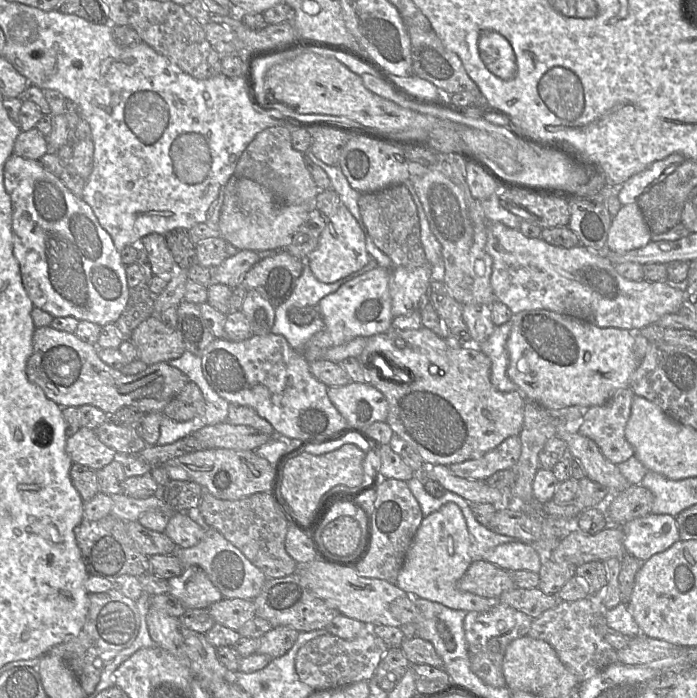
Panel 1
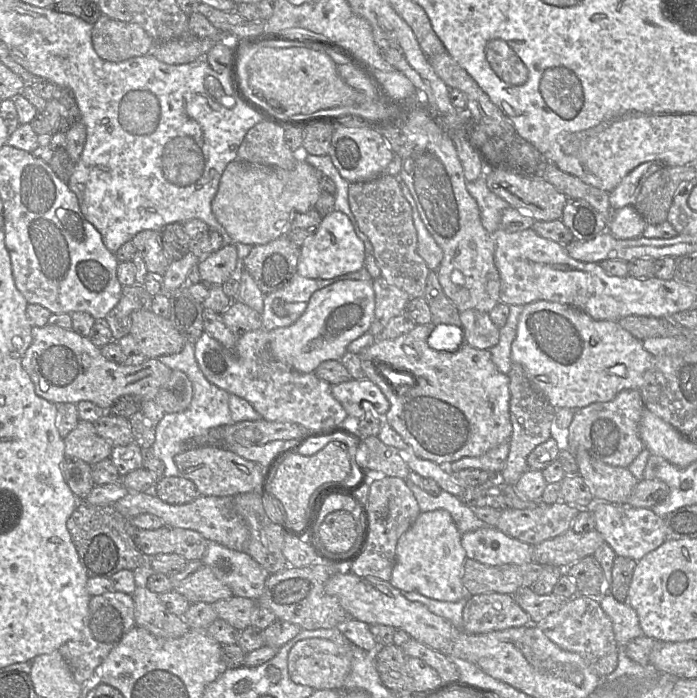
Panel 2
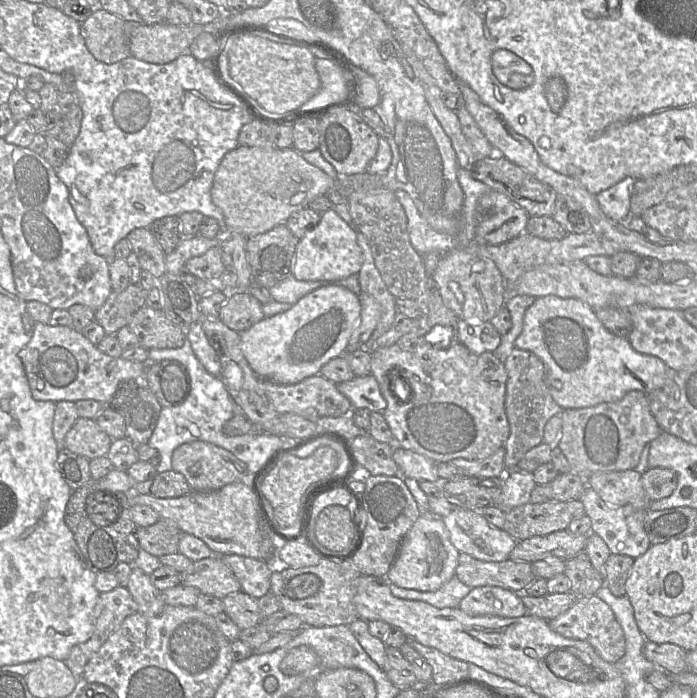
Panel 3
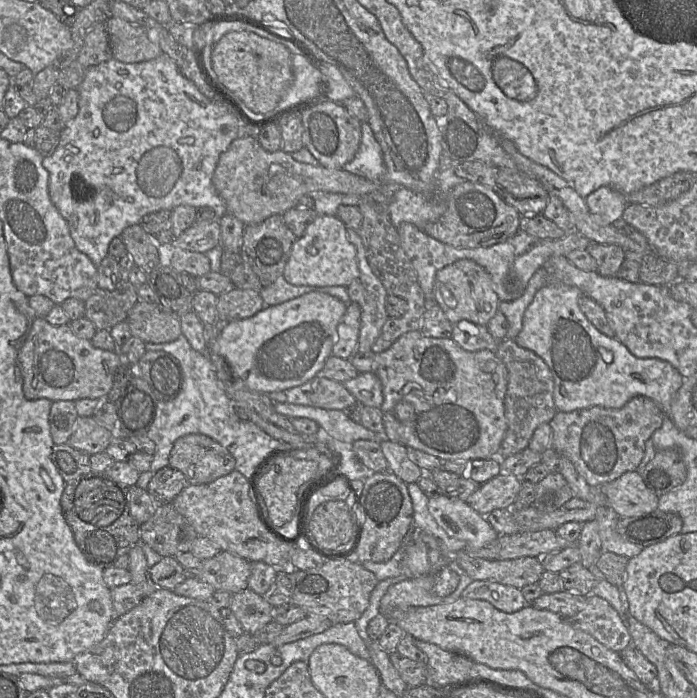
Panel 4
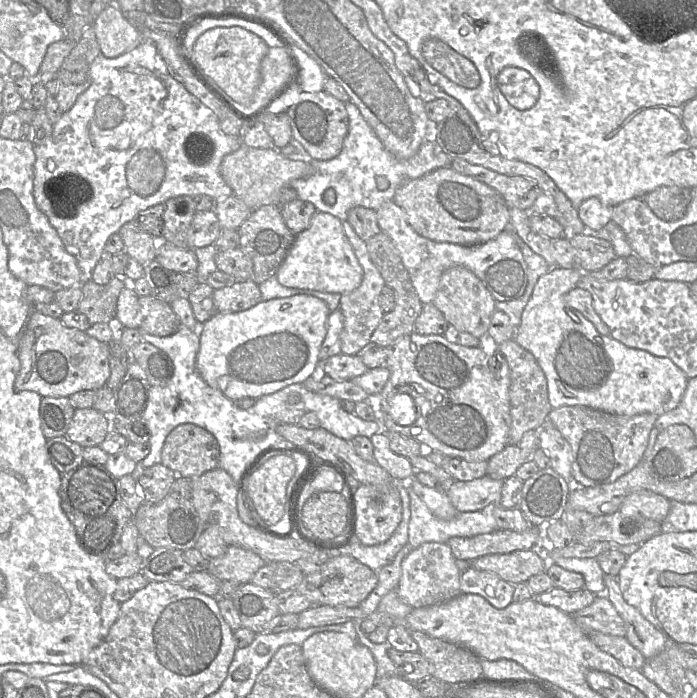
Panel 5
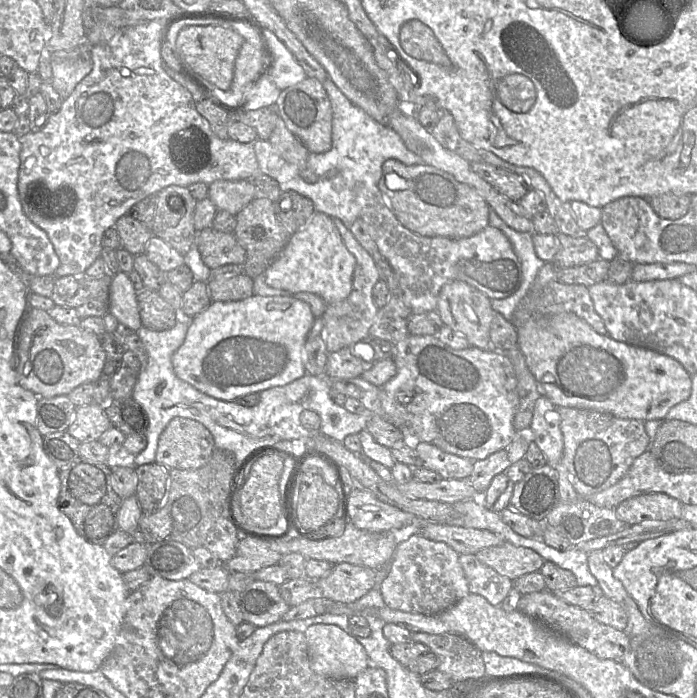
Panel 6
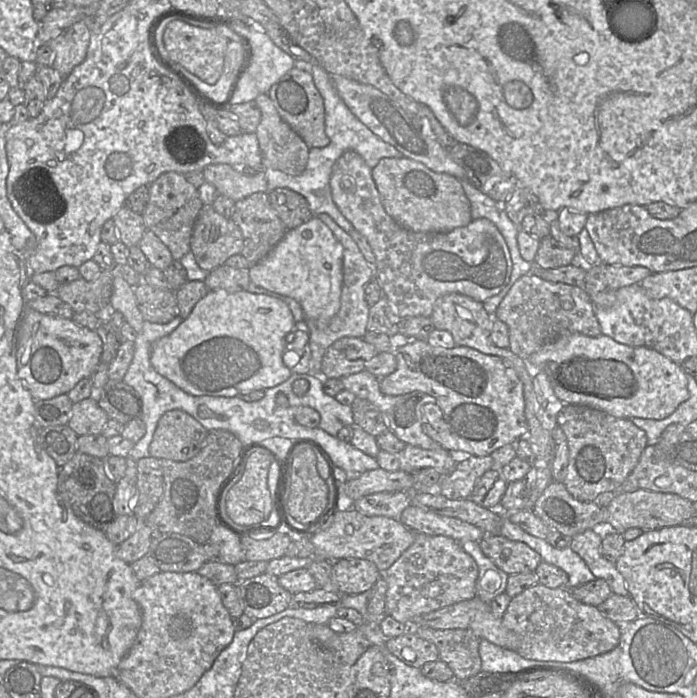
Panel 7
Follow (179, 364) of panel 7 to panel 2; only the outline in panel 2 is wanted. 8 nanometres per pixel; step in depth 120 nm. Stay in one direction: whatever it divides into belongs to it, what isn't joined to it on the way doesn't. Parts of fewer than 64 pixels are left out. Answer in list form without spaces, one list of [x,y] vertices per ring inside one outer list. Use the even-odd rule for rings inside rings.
[[[342,280],[314,292],[304,313],[287,327],[269,331],[269,351],[280,363],[301,373],[314,373],[326,360],[341,360],[347,346],[368,333],[375,314],[372,281]]]

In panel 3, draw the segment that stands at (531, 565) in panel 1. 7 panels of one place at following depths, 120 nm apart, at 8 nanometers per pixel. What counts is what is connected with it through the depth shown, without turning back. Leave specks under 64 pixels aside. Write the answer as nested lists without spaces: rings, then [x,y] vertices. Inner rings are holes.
[[[457,507],[442,520],[458,552],[481,561],[505,561],[517,543],[503,529],[491,526],[479,510]]]

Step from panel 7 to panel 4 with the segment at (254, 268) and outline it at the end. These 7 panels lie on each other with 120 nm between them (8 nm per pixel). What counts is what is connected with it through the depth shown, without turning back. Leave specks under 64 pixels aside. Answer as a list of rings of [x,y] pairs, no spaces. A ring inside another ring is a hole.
[[[317,215],[292,246],[284,279],[295,286],[348,287],[359,276],[356,247],[347,237],[347,226],[337,216]]]

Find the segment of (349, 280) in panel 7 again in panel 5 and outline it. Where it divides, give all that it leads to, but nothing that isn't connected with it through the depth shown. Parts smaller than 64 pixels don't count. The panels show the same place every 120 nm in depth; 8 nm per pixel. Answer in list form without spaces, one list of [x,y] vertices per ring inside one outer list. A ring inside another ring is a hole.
[[[347,220],[342,223],[343,231],[363,269],[361,284],[355,290],[342,294],[339,303],[339,310],[343,315],[343,329],[340,334],[341,352],[346,355],[357,355],[371,341],[371,336],[384,315],[379,305],[379,295],[385,282],[369,257],[365,241],[358,237]]]

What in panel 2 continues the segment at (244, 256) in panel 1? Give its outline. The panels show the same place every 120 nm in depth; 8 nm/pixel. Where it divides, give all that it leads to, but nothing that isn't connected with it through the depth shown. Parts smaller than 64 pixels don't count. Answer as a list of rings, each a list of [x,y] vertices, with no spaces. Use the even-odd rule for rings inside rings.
[[[224,245],[198,262],[201,281],[208,285],[222,285],[232,274],[240,273],[241,261],[236,245]]]

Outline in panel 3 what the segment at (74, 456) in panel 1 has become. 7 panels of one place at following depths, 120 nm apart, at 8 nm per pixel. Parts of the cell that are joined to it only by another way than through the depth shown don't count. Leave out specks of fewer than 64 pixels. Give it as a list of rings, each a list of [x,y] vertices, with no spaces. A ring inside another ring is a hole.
[[[78,417],[61,447],[92,460],[107,455],[112,441],[94,419]]]

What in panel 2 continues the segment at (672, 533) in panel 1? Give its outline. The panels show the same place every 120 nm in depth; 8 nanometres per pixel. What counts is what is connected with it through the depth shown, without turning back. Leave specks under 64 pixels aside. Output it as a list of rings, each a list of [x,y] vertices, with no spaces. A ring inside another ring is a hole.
[[[595,501],[589,510],[595,518],[595,531],[602,535],[616,556],[639,561],[667,540],[663,518],[655,515],[651,509]]]

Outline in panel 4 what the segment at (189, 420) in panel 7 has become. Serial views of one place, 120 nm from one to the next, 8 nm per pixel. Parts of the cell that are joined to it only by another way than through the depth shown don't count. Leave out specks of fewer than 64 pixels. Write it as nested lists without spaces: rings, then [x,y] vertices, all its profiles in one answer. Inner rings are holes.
[[[187,434],[175,441],[169,466],[184,475],[187,485],[199,485],[235,470],[235,459],[214,439],[203,434]]]

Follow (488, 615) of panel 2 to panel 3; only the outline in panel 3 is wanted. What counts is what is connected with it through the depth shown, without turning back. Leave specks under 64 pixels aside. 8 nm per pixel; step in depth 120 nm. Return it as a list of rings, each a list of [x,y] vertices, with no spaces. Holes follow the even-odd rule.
[[[497,586],[472,588],[459,608],[470,616],[518,618],[527,614],[520,593]]]

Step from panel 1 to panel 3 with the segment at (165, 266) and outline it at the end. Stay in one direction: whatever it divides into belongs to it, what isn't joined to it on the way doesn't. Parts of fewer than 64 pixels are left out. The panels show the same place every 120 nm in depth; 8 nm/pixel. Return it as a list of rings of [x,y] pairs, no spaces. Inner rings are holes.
[[[136,228],[126,238],[136,254],[141,269],[159,279],[165,272],[165,253],[147,228]]]

